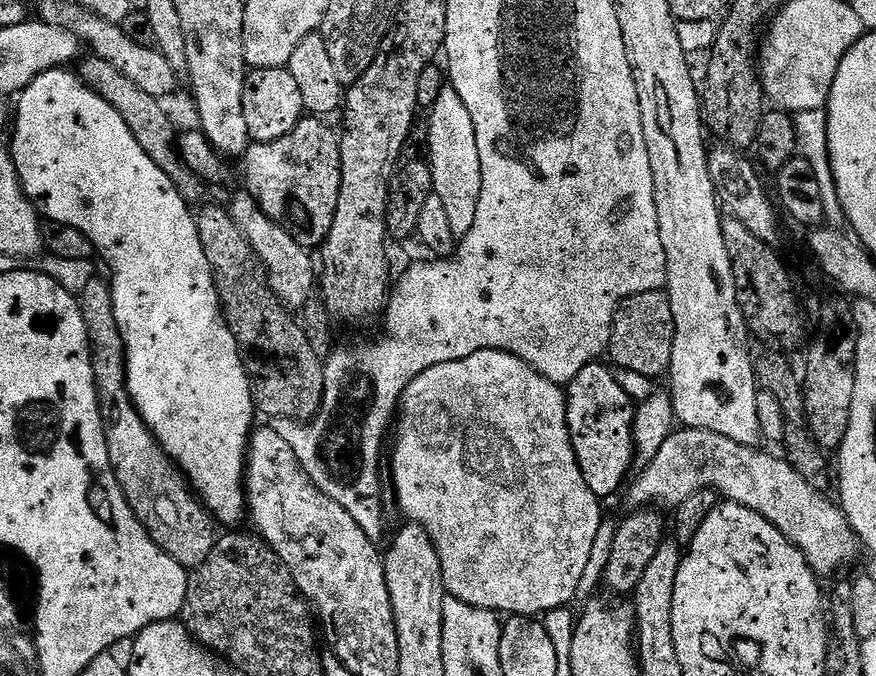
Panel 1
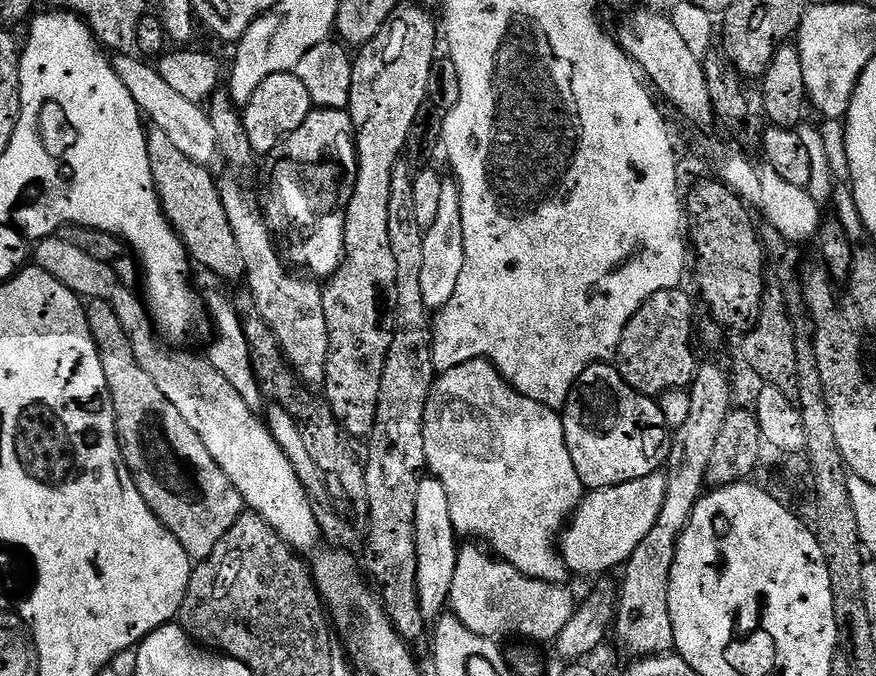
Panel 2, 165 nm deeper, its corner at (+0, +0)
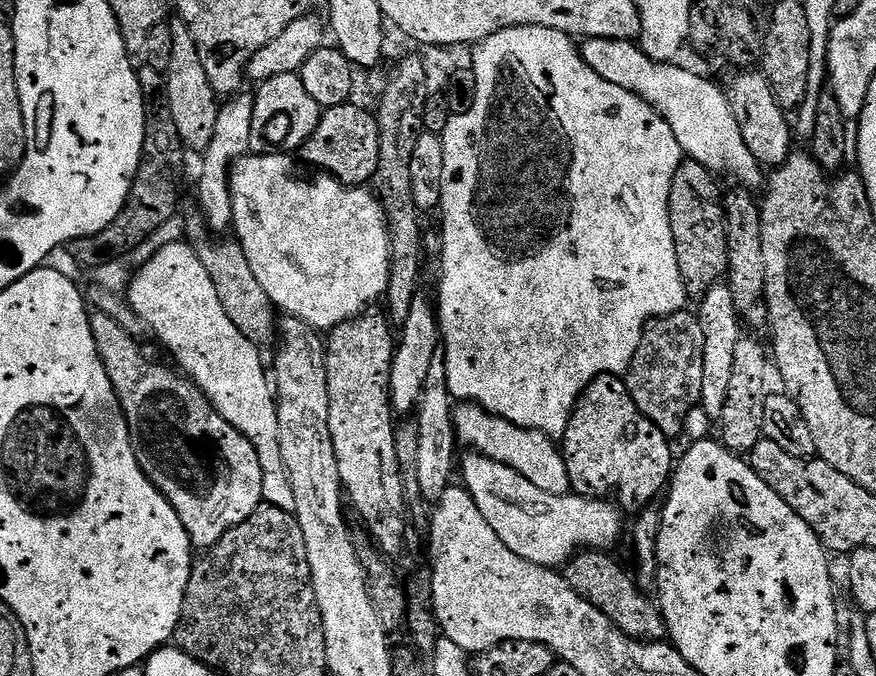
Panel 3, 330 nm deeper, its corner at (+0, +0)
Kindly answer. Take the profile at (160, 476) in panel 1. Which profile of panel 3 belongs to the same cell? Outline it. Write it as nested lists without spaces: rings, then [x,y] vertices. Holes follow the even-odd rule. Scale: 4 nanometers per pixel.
[[[93,311],[90,330],[94,334],[94,346],[98,346],[102,366],[124,411],[138,466],[142,466],[146,478],[150,478],[166,502],[174,506],[174,514],[178,514],[193,549],[213,548],[231,528],[246,522],[246,518],[250,518],[263,501],[262,467],[256,449],[222,414],[216,412],[211,401],[192,380],[181,375],[175,367],[155,364],[140,349],[137,337],[118,326],[114,318],[102,311]]]

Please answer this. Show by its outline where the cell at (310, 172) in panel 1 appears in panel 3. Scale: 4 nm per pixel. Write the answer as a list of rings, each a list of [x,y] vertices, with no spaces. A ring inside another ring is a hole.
[[[356,102],[323,109],[314,134],[304,144],[302,155],[314,167],[320,168],[316,170],[334,177],[347,188],[367,185],[378,170],[378,122],[375,115],[359,108]]]

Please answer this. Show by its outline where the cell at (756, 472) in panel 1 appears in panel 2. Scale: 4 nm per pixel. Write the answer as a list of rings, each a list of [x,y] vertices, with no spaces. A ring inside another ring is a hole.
[[[663,471],[646,478],[634,478],[634,482],[622,482],[613,488],[589,491],[558,537],[558,551],[569,573],[581,572],[584,576],[600,578],[611,573],[608,572],[611,568],[619,569],[627,564],[630,554],[638,550],[642,538],[646,538],[654,522],[658,522],[658,510],[662,510],[665,498]]]

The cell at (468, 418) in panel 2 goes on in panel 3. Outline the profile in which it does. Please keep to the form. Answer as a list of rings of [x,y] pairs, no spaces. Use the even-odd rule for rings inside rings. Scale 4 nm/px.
[[[471,402],[457,403],[452,413],[452,421],[454,422],[456,439],[463,447],[465,444],[465,449],[478,452],[481,456],[490,458],[494,462],[502,462],[506,466],[510,466],[510,470],[518,470],[518,474],[522,474],[522,478],[527,478],[528,481],[534,482],[534,486],[538,486],[538,490],[546,490],[546,494],[569,495],[572,486],[570,474],[566,470],[564,453],[558,450],[557,441],[553,437],[542,434],[538,430],[514,426],[500,416],[486,412],[480,404]]]

